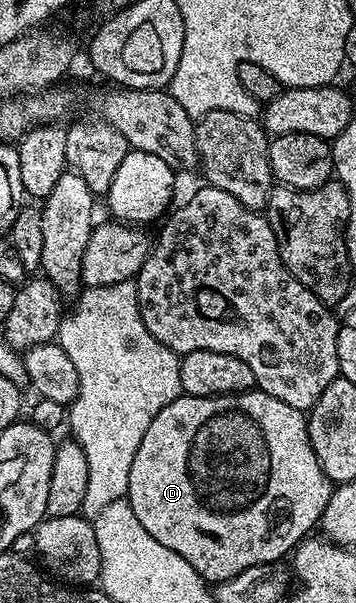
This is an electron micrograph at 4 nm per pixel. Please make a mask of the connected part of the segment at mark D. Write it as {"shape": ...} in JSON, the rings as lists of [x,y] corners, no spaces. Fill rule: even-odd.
{"shape":[[[261,391],[249,393],[223,393],[221,397],[188,397],[180,396],[148,427],[144,439],[140,439],[140,451],[136,451],[136,459],[132,459],[132,471],[128,475],[128,500],[132,511],[136,511],[136,519],[144,523],[144,531],[152,535],[164,547],[176,551],[188,563],[192,563],[194,570],[208,583],[217,583],[228,579],[232,575],[240,575],[248,567],[257,565],[274,565],[282,556],[289,554],[299,541],[311,532],[310,529],[322,520],[324,507],[328,507],[328,499],[332,492],[332,483],[324,475],[320,463],[316,459],[316,451],[312,451],[308,417],[303,410],[288,407],[280,399]]]}

